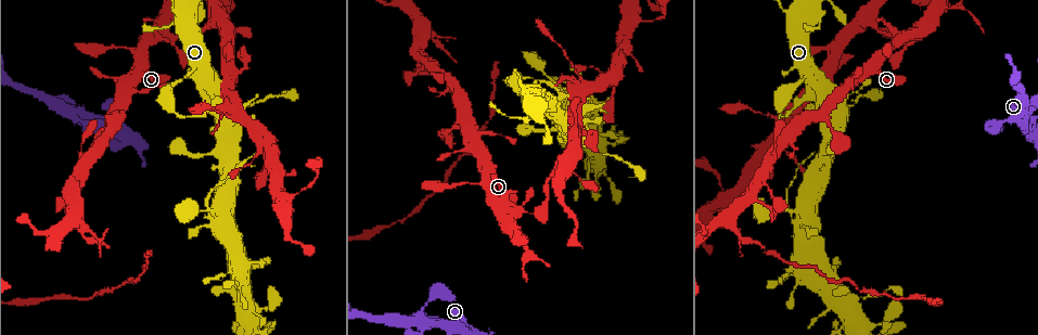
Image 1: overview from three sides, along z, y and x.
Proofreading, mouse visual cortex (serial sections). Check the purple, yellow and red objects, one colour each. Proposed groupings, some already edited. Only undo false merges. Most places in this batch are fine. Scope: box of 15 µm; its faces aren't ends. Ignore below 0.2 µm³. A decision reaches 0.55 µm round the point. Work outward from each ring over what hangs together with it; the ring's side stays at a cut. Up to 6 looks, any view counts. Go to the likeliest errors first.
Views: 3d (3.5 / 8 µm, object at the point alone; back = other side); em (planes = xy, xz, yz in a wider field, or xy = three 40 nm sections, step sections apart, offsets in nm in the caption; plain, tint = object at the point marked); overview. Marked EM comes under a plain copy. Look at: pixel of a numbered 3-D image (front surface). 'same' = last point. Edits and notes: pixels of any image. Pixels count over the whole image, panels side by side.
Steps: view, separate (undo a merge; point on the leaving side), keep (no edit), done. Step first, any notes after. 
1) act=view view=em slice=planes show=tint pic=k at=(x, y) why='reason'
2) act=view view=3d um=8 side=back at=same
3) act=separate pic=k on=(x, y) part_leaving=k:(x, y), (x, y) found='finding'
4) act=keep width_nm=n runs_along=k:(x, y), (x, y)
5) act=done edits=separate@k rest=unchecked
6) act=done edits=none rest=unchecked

act=view view=3d um=3.5 pic=1 at=(533, 212) why='thin neck'

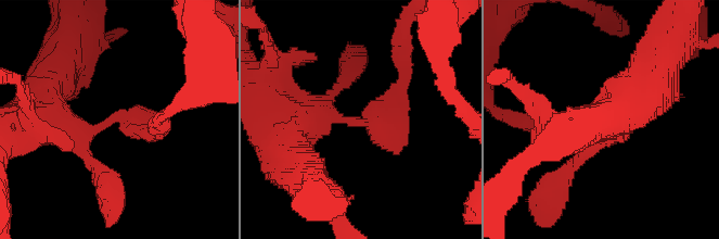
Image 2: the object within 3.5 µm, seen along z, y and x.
act=view view=em slice=xy step=5 show=tint pic=2 at=(362, 121)

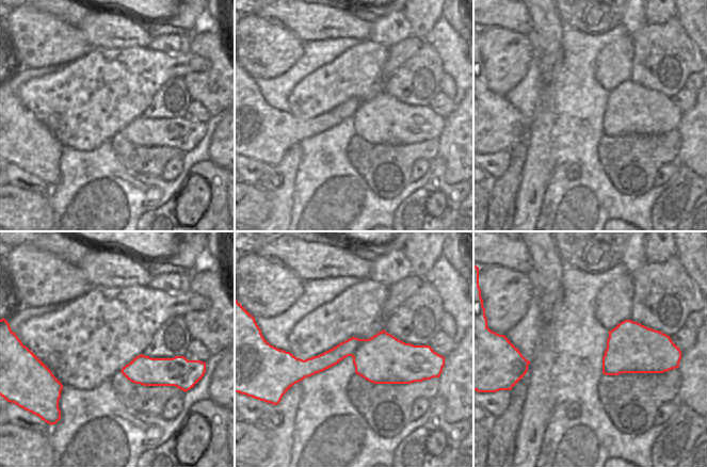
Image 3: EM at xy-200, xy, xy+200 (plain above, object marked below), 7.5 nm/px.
act=view view=em slice=planes show=tint at=same why='another direction'

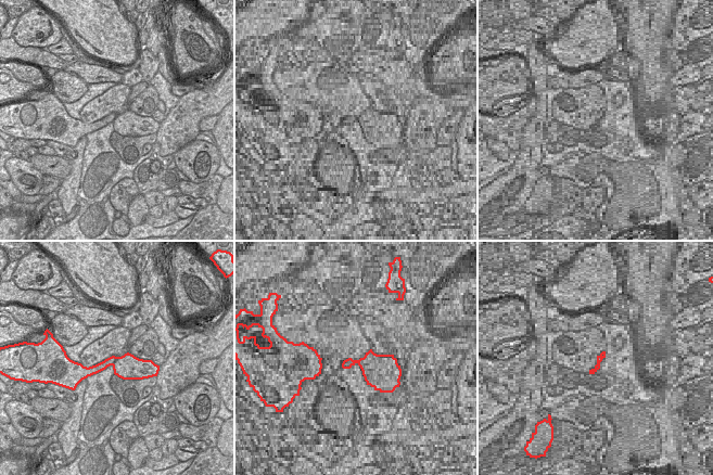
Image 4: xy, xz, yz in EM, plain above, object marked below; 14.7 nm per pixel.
act=keep runs_along=4:(148, 362), (93, 370), (78, 366) found='one cell here'

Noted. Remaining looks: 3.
act=view view=3d um=8 pic=1 at=(217, 212)

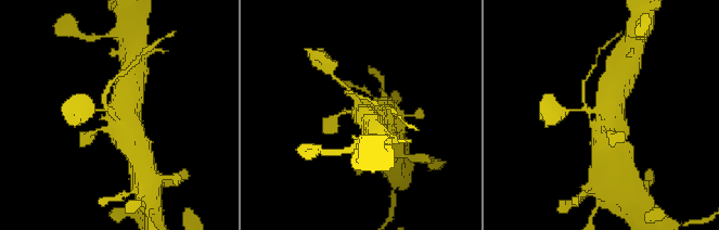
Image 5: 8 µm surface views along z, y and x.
act=view view=3d um=3.5 pic=5 at=(600, 111) why='closer look'

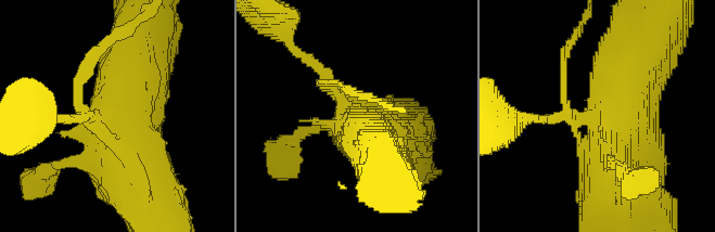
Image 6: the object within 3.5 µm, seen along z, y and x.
act=view view=em slice=planes show=tint pic=6 at=(103, 118)

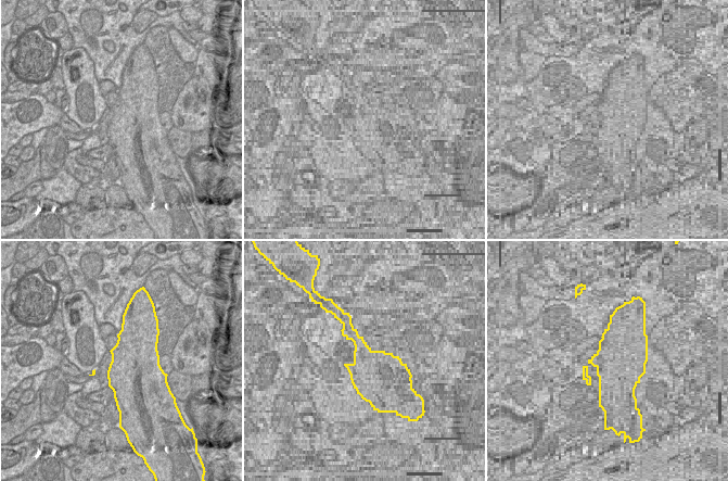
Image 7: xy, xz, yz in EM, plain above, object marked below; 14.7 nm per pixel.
act=keep width_nm=800 runs_along=6:(635, 55), (618, 78), (615, 192) found='one cell here'

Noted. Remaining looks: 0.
act=done edits=none rest=unchecked

